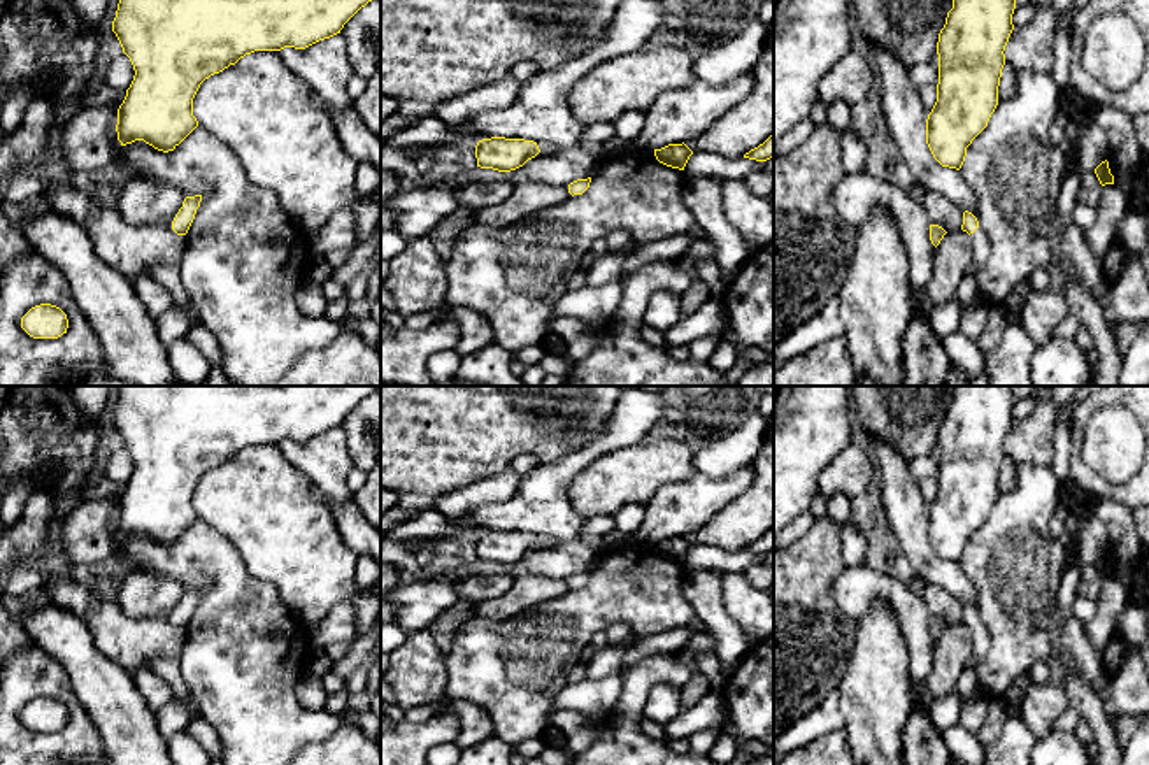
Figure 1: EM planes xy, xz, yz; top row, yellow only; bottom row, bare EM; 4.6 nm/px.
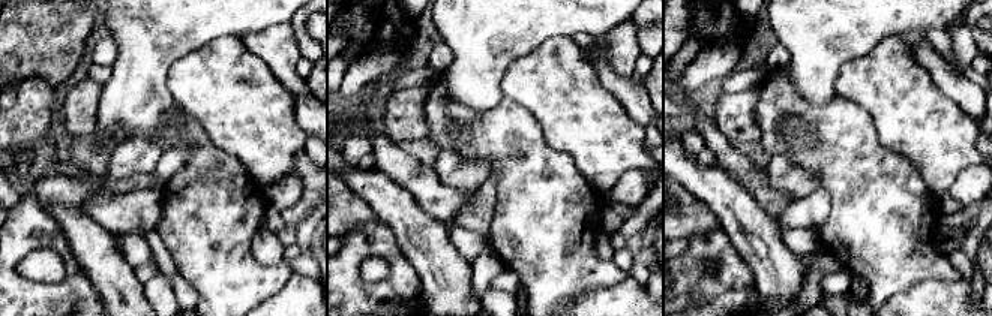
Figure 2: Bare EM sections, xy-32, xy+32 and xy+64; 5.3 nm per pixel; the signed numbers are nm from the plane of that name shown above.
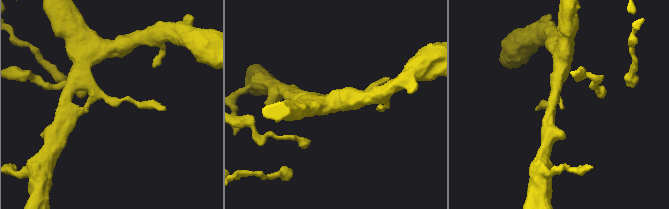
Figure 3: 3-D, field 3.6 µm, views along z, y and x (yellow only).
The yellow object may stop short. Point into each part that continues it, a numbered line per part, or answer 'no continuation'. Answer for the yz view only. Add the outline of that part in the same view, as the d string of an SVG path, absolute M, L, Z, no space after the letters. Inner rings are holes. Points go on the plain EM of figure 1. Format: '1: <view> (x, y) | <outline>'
1: yz (967, 685) | M981 619L974 626L970 626L970 632L972 632L972 654L956 683L956 691L961 698L961 704L967 704L977 693L975 667L986 656L991 646L989 633Z

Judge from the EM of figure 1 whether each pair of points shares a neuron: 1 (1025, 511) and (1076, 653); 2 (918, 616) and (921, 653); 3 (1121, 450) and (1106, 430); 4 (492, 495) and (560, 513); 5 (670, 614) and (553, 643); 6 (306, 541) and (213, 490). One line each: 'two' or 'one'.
1: one
2: one
3: one
4: two
5: one
6: one

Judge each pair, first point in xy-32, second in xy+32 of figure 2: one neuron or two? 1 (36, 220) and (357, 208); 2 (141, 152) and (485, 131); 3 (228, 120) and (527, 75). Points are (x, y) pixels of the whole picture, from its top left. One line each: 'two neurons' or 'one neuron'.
1: two neurons
2: two neurons
3: one neuron

